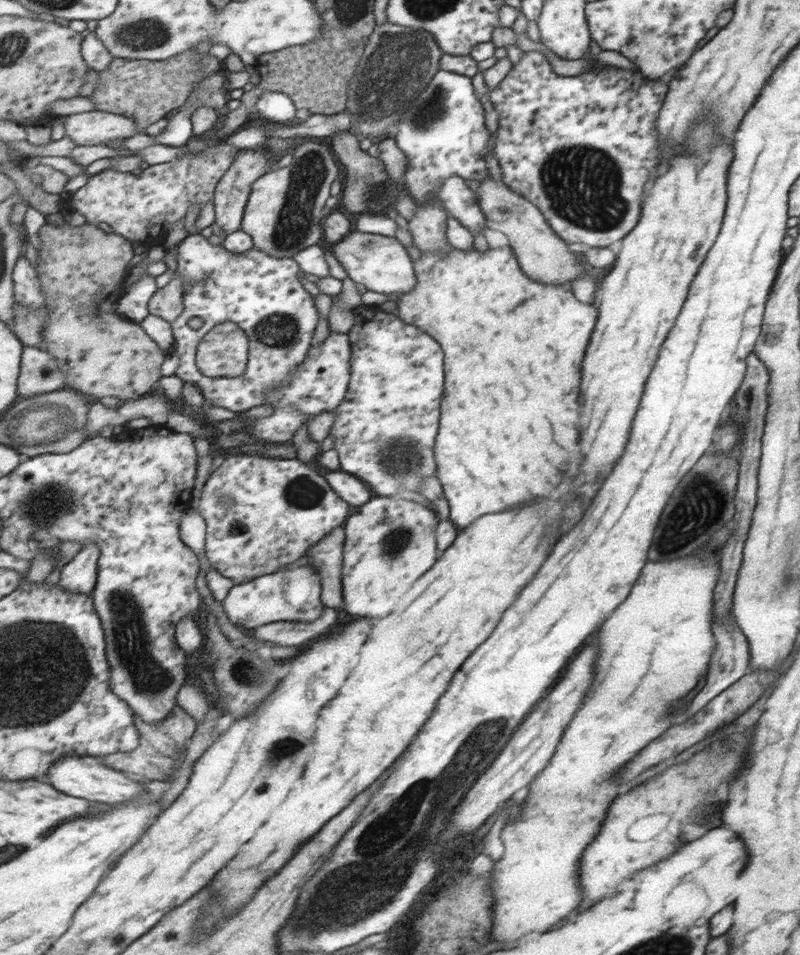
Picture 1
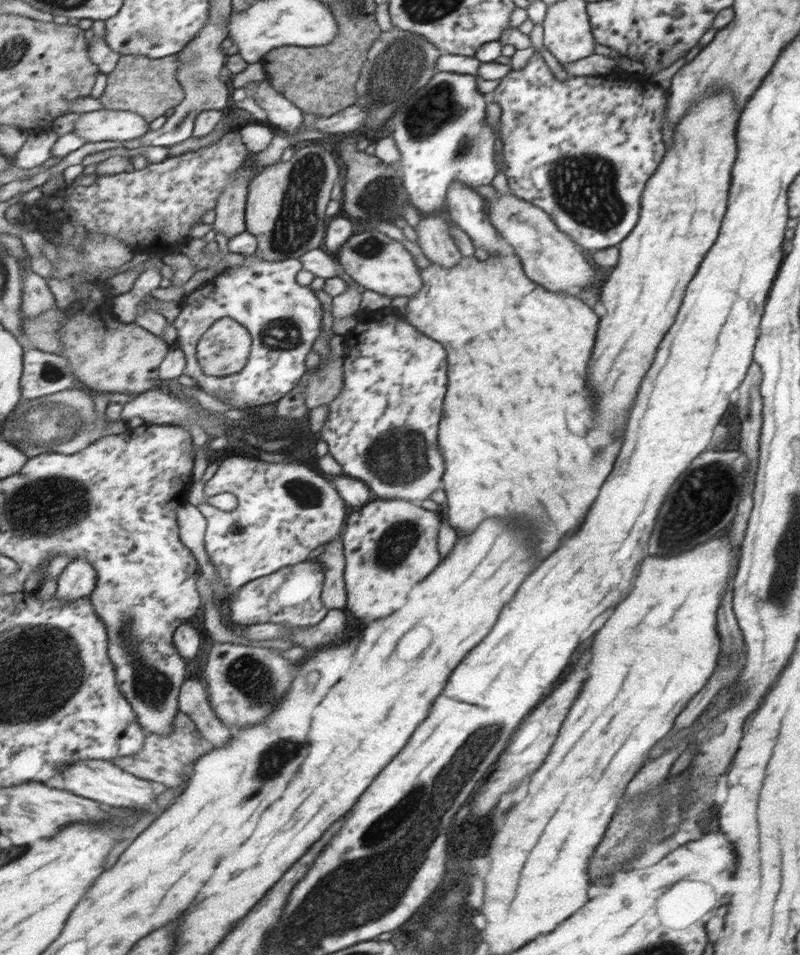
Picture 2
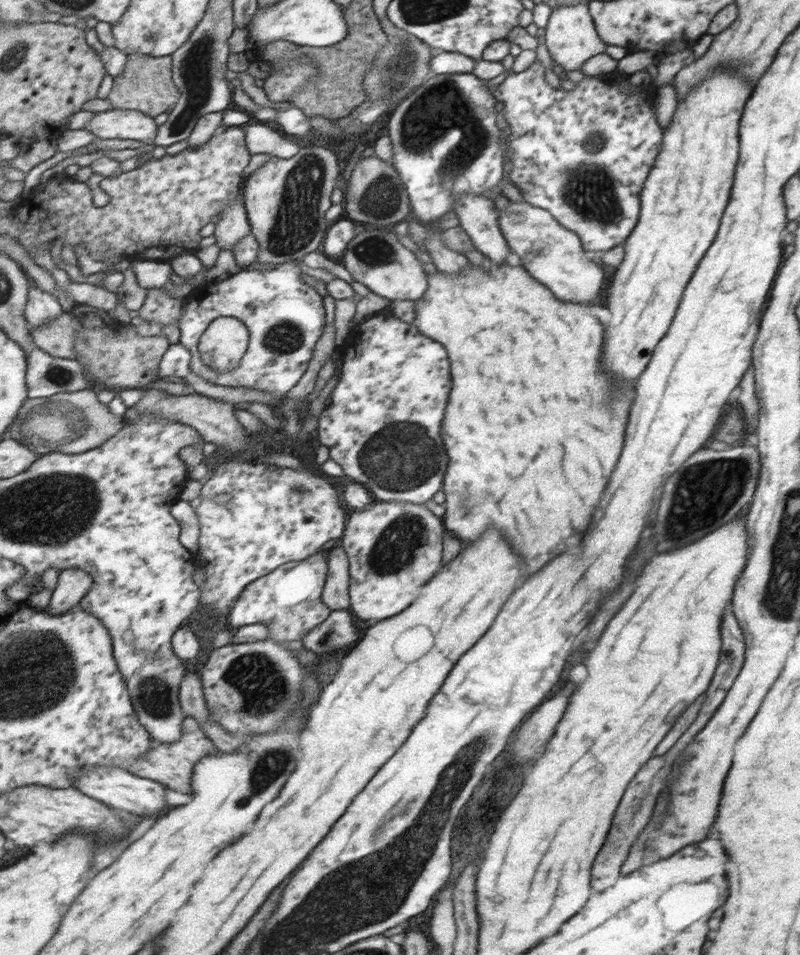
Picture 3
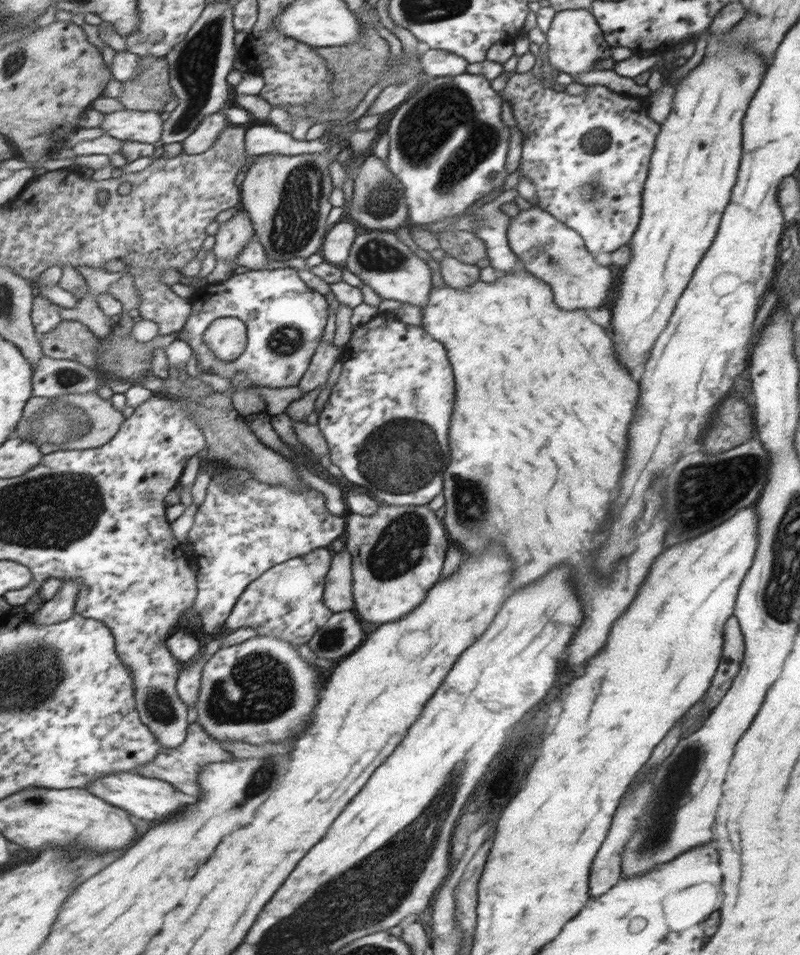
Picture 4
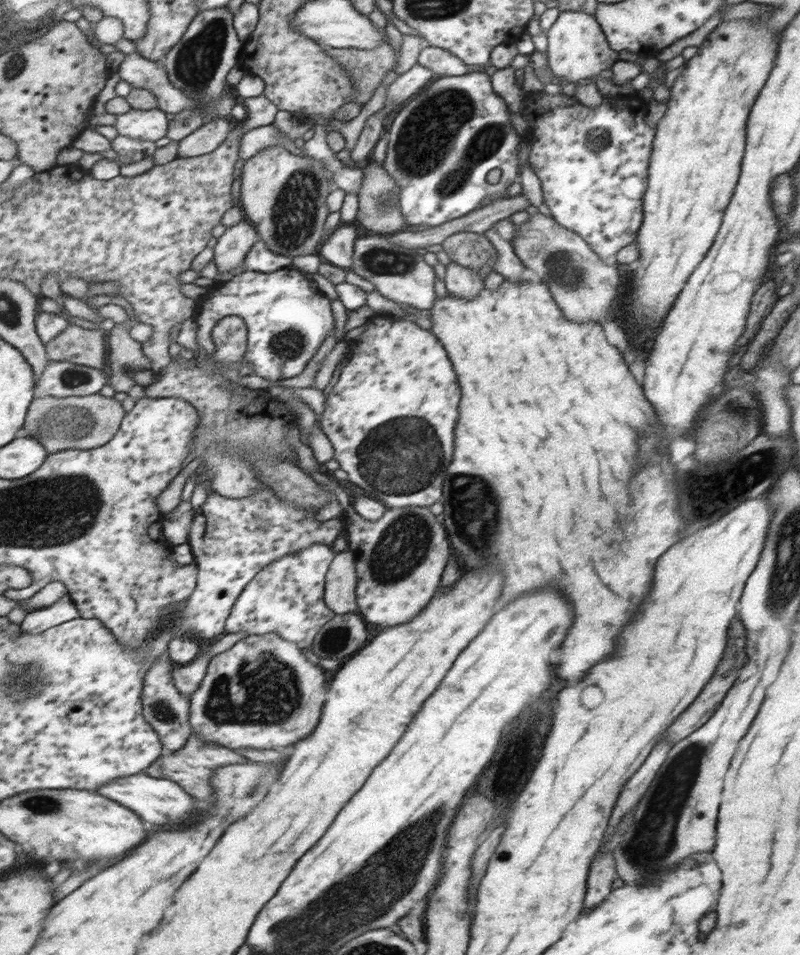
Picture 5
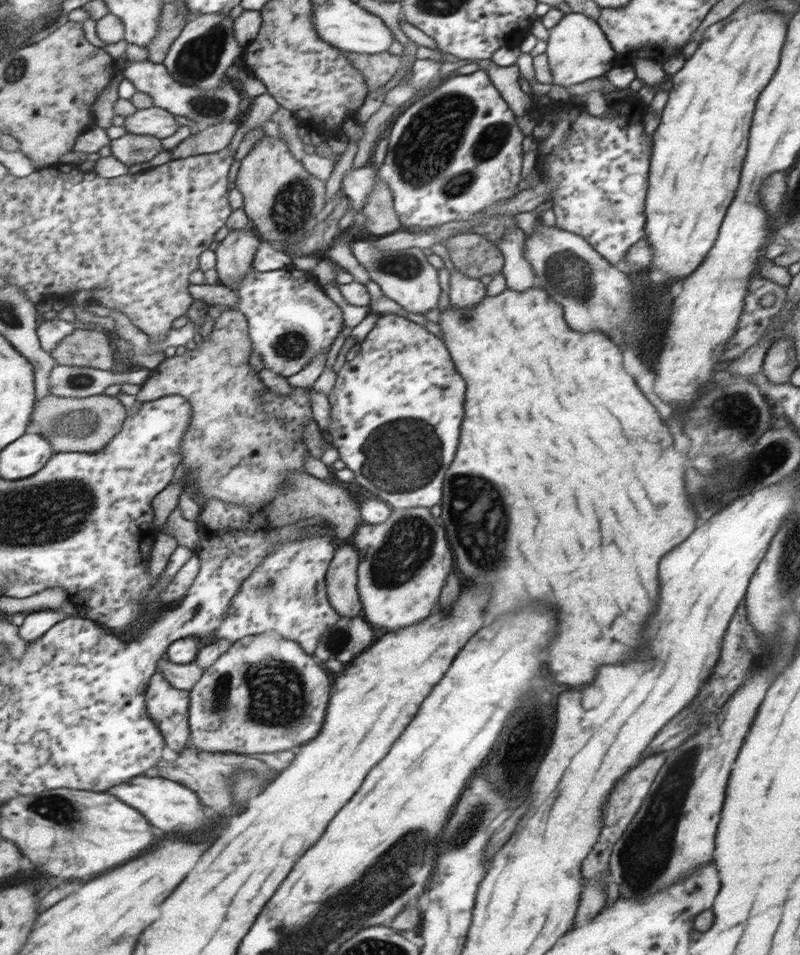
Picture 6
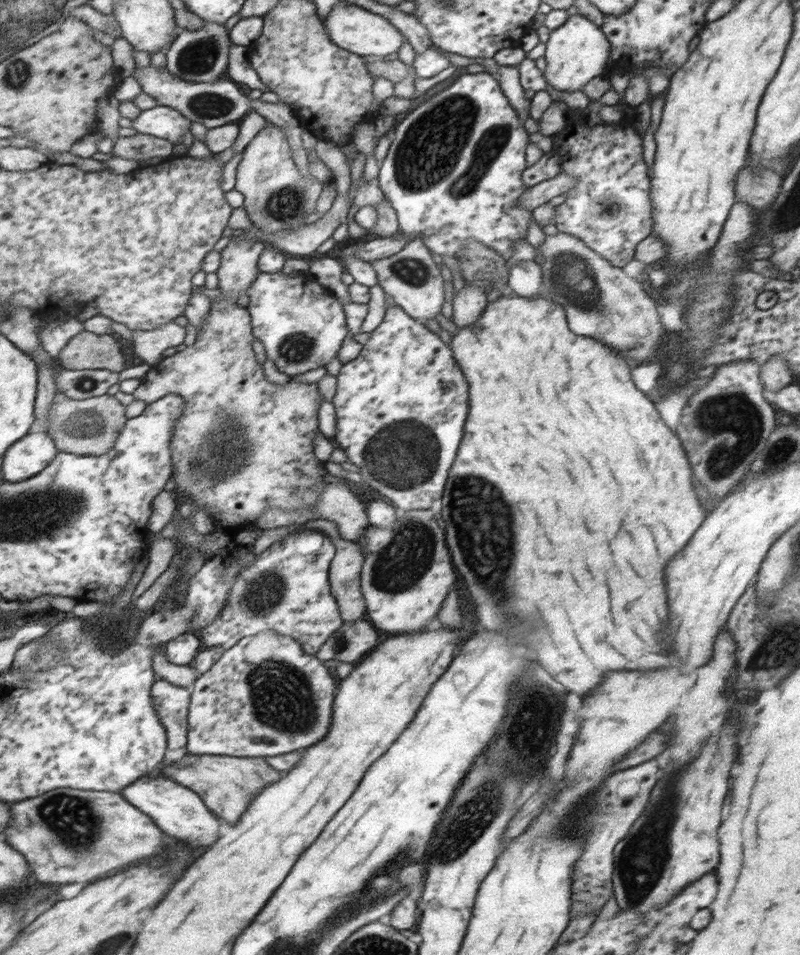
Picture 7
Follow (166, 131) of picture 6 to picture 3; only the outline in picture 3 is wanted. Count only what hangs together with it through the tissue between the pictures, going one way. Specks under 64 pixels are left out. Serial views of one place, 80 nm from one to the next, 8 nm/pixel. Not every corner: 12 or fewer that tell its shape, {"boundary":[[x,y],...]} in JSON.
{"boundary":[[96,112],[85,128],[97,139],[156,144],[148,113]]}

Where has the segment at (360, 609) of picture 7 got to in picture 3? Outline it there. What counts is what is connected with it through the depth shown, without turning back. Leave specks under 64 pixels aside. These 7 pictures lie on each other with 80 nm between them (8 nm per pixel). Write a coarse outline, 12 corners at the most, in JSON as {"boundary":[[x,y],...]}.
{"boundary":[[339,544],[327,551],[321,600],[332,611],[352,606],[350,560]]}

